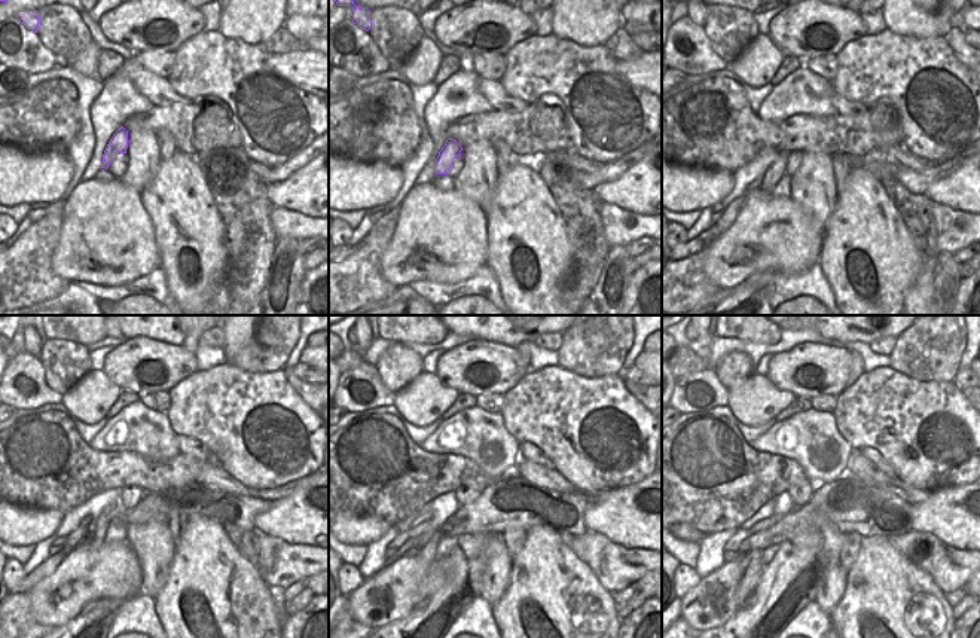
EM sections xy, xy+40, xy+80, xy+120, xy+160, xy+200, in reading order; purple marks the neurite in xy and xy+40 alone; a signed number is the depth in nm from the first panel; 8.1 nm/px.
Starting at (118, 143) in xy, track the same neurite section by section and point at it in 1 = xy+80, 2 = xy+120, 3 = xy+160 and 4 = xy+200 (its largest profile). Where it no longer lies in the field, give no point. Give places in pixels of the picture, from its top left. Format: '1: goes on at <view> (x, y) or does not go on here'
1: goes on at xy+80 (777, 170)
2: goes on at xy+120 (98, 534)
3: goes on at xy+160 (427, 555)
4: goes on at xy+200 (759, 558)

